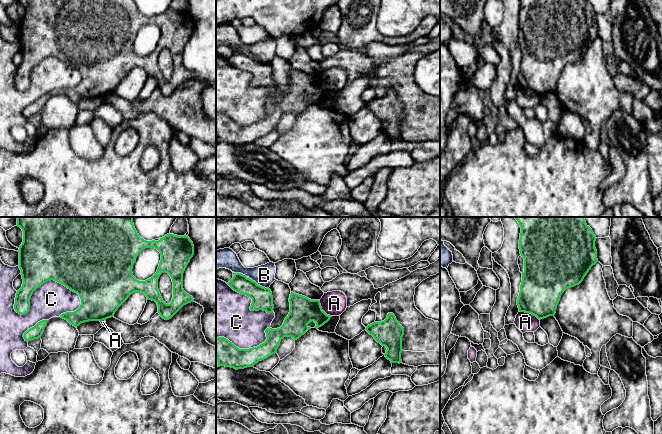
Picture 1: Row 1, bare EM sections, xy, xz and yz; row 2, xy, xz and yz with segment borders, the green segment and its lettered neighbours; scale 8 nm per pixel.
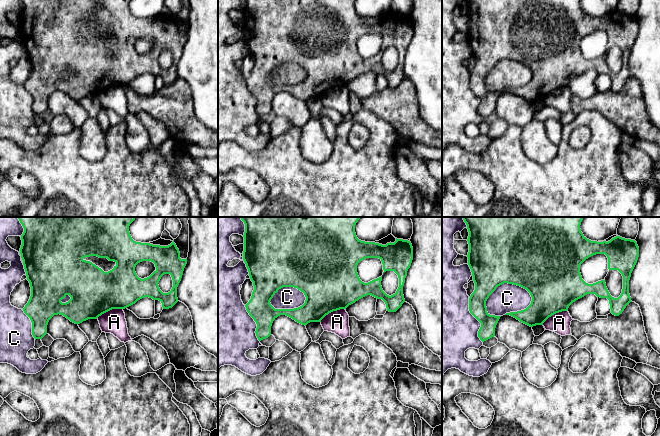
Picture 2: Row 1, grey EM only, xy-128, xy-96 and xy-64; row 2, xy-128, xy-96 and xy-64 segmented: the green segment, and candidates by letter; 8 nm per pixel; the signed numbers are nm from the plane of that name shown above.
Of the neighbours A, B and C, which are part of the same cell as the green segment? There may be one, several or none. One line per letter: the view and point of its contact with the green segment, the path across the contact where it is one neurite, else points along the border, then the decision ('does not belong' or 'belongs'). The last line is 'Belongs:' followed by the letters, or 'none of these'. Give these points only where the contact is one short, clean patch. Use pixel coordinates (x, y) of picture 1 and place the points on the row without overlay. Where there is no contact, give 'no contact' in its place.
A: meets green in yz at (529, 88); border along yz (519, 86), (531, 89), (539, 96); does not belong
B: meets green in xz at (259, 61); does not belong
C: meets green in xy at (43, 59); does not belong
Belongs: none of these

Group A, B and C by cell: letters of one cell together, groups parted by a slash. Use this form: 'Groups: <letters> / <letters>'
Groups: A / B / C

